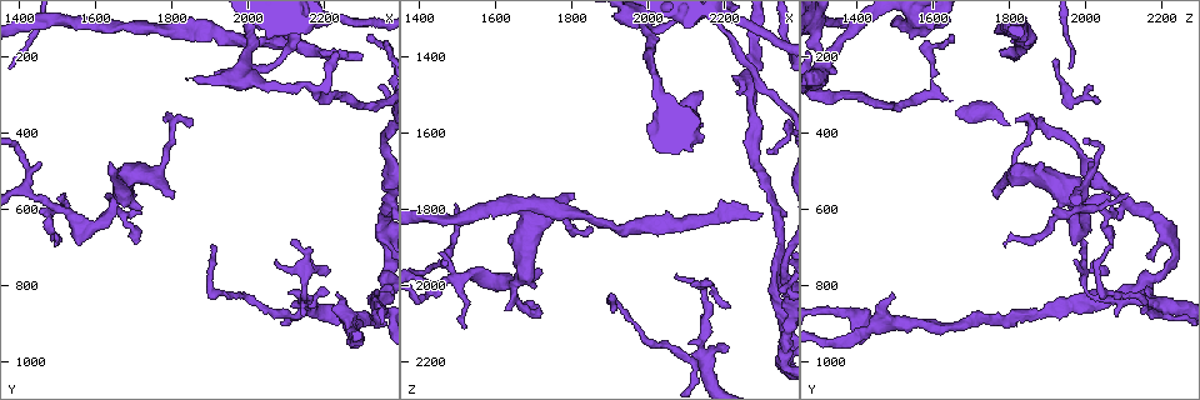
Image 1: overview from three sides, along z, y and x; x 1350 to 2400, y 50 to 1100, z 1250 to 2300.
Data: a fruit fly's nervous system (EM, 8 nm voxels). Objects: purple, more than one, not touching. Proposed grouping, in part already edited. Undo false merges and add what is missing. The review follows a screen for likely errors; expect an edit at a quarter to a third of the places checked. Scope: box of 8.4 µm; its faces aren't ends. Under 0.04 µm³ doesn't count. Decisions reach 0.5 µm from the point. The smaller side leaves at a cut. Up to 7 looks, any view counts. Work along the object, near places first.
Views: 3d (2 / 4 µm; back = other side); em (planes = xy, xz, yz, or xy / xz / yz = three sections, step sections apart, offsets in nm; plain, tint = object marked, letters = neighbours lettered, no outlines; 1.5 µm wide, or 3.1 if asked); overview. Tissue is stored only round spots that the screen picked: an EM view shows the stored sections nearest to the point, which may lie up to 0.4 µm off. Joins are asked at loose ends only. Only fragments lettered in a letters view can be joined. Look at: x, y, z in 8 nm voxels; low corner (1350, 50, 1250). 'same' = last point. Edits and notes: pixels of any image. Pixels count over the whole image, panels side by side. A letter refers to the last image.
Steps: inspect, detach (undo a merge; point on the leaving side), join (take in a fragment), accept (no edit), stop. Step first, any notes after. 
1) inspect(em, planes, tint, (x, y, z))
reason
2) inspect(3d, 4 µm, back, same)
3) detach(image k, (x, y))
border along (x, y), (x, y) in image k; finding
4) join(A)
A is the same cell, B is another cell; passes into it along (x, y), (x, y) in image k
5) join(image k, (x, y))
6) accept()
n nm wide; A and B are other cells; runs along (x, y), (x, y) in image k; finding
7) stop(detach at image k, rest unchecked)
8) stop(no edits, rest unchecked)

inspect(em, planes, letters, (2220, 755, 2055))
thin end

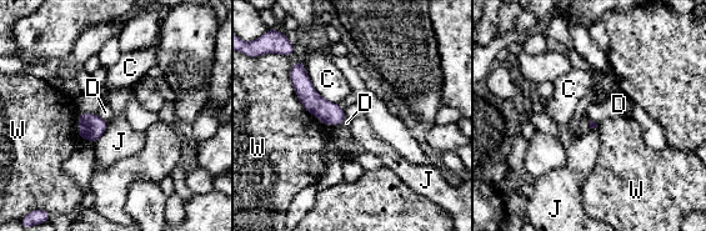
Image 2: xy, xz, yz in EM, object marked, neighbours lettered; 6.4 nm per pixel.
accept()
C, D, J and W are other cells; runs along (300, 66), (304, 89), (338, 121) in image 2; no lettered fragment goes on from it

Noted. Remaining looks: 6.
inspect(3d, 4 µm, (2240, 820, 1495))
branch stops here

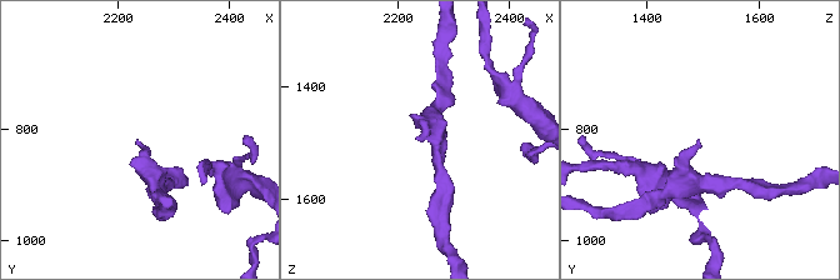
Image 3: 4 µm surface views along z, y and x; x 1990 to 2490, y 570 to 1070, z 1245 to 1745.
inspect(em, planes, letters, (2240, 820, 1495))

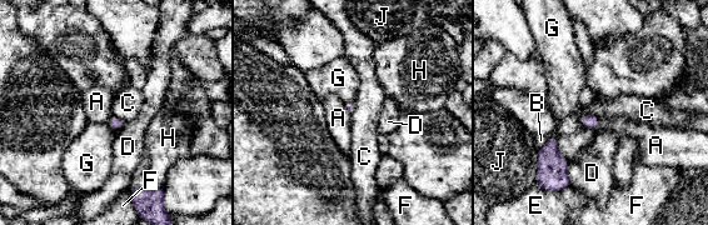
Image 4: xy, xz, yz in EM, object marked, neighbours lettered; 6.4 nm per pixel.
accept()
A, B, C, D, E, F, G, H and J are other cells; border along (111, 114), (123, 123) in image 4; no lettered fragment goes on from it

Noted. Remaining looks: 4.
inspect(3d, 2 µm, (2300, 200, 1815))
branch stops here

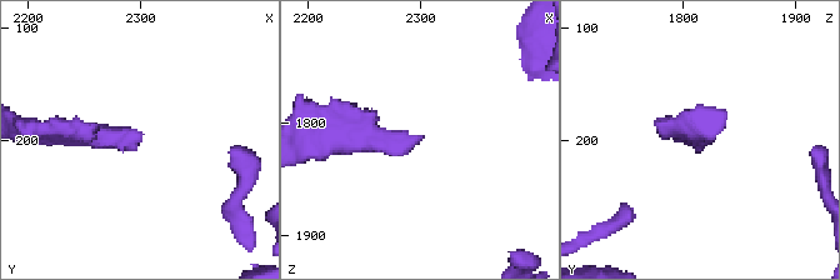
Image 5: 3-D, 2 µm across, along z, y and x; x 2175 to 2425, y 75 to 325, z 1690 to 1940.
inspect(em, planes, letters, (2300, 204, 1810))

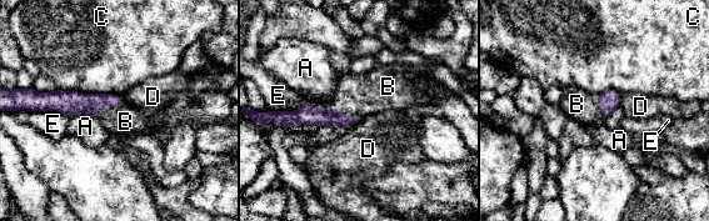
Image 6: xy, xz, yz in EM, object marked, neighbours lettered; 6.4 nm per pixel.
join(B)
110 nm wide; B is the same cell, A, C, D and E are other cells; it goes on there

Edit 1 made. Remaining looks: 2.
stop(join at image 6, rest unchecked)

